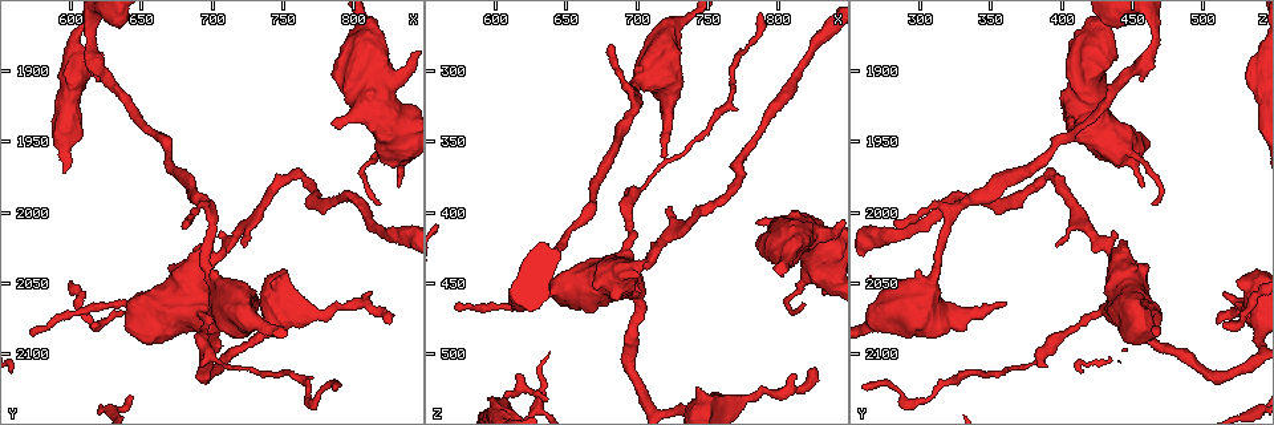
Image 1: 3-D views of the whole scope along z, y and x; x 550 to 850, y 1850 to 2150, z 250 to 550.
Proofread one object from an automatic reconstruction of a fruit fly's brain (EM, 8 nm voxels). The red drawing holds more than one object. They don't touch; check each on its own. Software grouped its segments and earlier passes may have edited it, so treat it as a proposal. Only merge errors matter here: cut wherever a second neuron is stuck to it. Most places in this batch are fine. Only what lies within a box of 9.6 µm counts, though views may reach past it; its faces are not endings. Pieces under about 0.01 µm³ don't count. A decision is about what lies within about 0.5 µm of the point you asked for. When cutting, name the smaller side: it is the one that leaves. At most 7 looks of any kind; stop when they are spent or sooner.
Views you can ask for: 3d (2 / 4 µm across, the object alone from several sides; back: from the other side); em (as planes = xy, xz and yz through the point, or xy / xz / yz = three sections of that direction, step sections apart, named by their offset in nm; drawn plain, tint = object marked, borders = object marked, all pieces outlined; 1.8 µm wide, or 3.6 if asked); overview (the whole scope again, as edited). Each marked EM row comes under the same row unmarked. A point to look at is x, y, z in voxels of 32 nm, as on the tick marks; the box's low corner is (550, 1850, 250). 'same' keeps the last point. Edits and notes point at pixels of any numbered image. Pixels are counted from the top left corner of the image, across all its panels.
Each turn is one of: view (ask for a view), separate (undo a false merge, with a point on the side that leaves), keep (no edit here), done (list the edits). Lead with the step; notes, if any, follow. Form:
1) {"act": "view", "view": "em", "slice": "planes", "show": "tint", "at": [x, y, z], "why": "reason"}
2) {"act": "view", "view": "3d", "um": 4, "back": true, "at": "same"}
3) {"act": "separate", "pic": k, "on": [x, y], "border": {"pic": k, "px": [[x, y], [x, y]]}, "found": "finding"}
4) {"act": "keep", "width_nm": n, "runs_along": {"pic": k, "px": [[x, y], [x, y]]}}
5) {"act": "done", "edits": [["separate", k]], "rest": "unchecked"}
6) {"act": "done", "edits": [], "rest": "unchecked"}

{"act": "view", "view": "em", "um": 3.6, "slice": "planes", "show": "tint", "at": [700, 2004, 320], "why": "arms part here"}

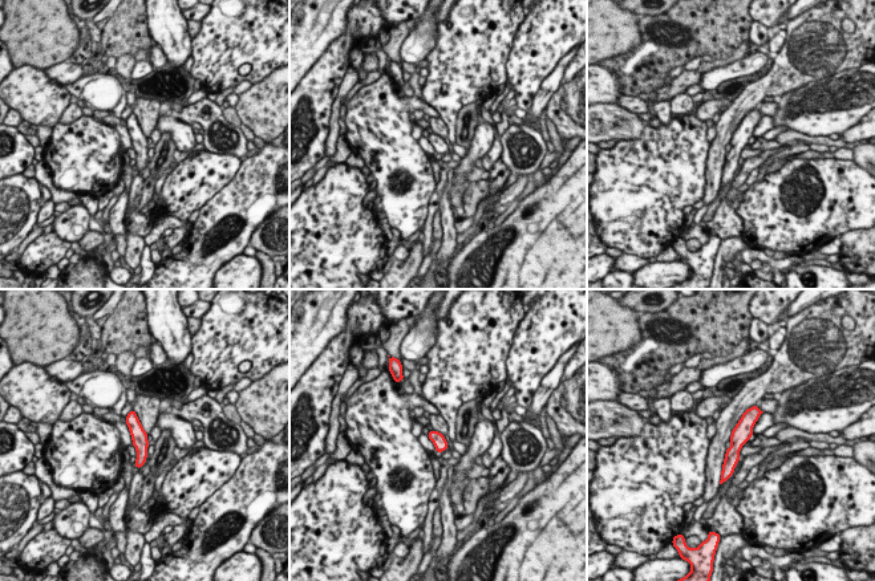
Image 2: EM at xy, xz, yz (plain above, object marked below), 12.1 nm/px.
{"act": "keep", "runs_along": {"pic": 2, "px": [[754, 410], [724, 474]]}, "found": "continuous, no second neuron"}

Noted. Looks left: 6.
{"act": "view", "view": "em", "um": 3.6, "slice": "yz", "step": 8, "show": "tint", "at": [778, 2126, 282], "why": "sharp bend"}

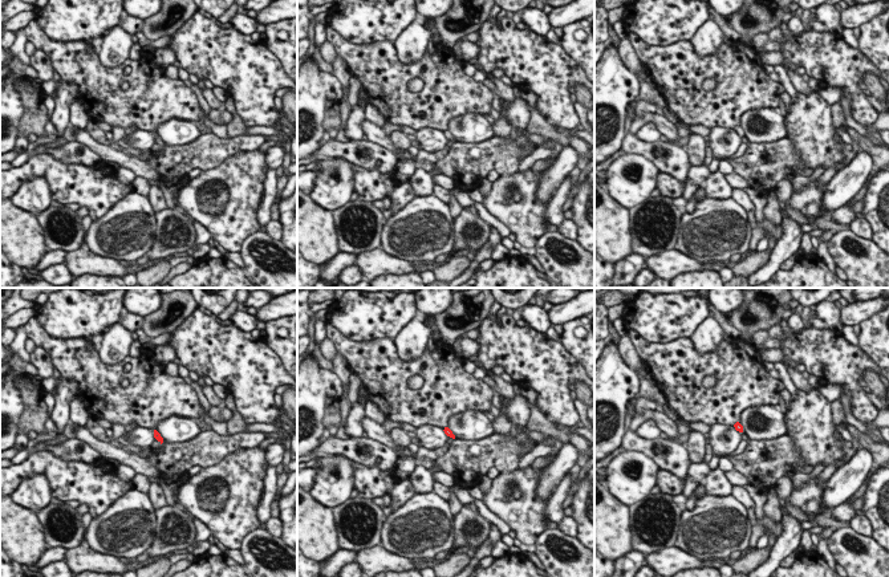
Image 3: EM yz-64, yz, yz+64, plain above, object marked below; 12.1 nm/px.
{"act": "keep", "found": "all the same neuron"}

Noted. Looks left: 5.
{"act": "view", "view": "3d", "um": 4, "at": [824, 1908, 414], "why": "thick turns thin"}

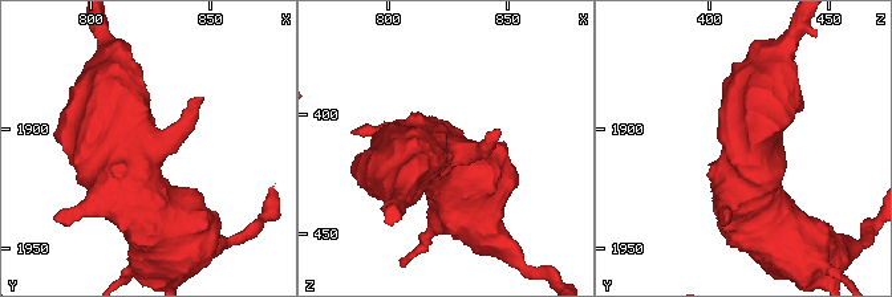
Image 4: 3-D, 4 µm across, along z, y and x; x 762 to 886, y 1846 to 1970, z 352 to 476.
{"act": "view", "view": "em", "um": 3.6, "slice": "planes", "show": "tint", "at": [825, 1908, 415]}

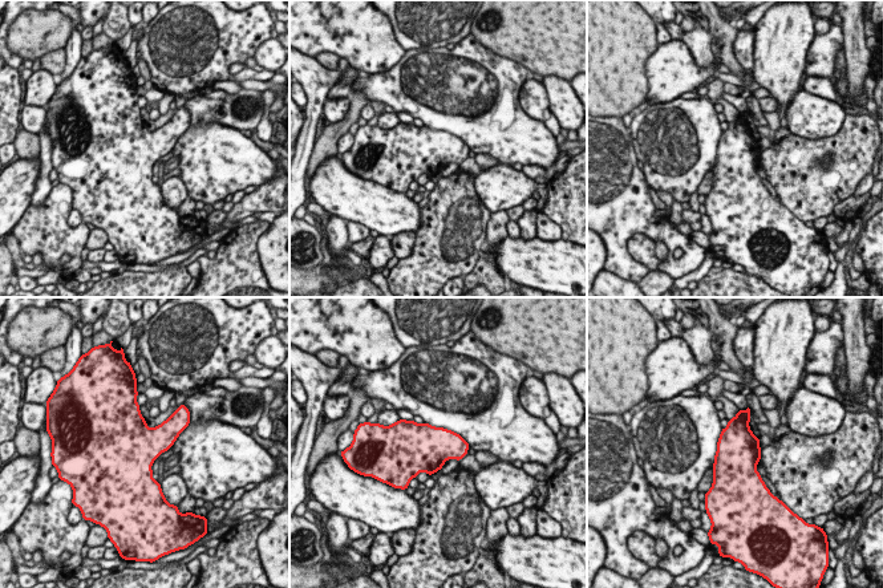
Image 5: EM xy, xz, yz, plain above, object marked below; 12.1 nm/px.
{"act": "keep", "found": "all the same neuron"}

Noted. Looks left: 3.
{"act": "done", "edits": [], "rest": "unchecked"}

